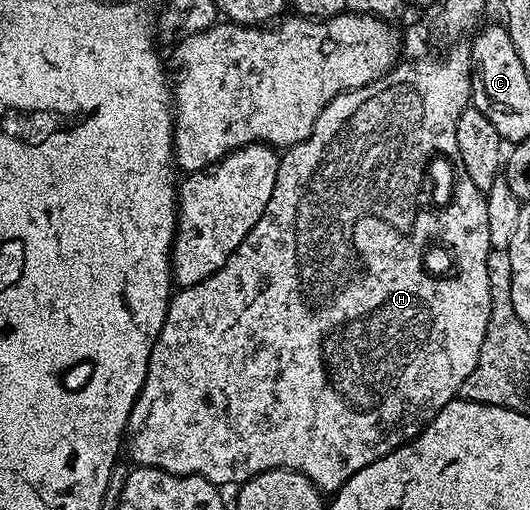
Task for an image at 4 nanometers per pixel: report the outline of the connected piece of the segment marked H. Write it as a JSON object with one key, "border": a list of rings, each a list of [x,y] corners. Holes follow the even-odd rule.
{"border":[[[467,43],[454,45],[448,56],[441,60],[436,56],[424,56],[421,60],[404,63],[397,63],[391,72],[372,84],[340,92],[326,105],[322,114],[318,114],[318,122],[314,122],[312,133],[280,156],[274,194],[270,194],[270,202],[266,202],[262,218],[258,218],[258,222],[254,222],[254,230],[242,238],[238,250],[230,254],[226,266],[192,288],[179,289],[168,301],[166,322],[158,338],[152,341],[146,382],[128,419],[126,456],[128,452],[133,465],[157,468],[172,476],[201,476],[217,486],[239,486],[263,472],[289,468],[291,472],[301,472],[310,478],[310,482],[314,482],[321,493],[334,494],[351,476],[358,474],[358,470],[370,466],[370,462],[378,462],[378,458],[413,440],[434,419],[438,410],[442,410],[442,406],[460,396],[462,382],[466,382],[466,378],[470,378],[470,370],[478,366],[482,338],[486,338],[486,326],[490,322],[490,278],[486,278],[486,258],[493,247],[486,214],[488,198],[482,190],[478,190],[478,186],[474,186],[470,174],[466,174],[462,154],[458,154],[458,118],[462,118],[462,110],[470,107],[474,65]],[[435,156],[441,156],[448,163],[456,181],[452,184],[452,197],[448,204],[440,204],[440,222],[434,226],[422,226],[422,234],[418,230],[418,236],[422,236],[426,242],[416,242],[414,246],[414,240],[420,238],[402,236],[404,212],[398,208],[400,200],[404,204],[404,182],[406,178],[410,182],[410,178],[418,176],[422,164],[431,165]],[[448,226],[450,238],[454,240],[454,248],[460,256],[460,266],[446,266],[446,270],[434,272],[428,268],[428,236],[430,230],[442,232],[442,228],[444,234],[448,234]],[[418,244],[424,244],[420,250],[420,264],[416,258],[412,258],[418,256]]]}

